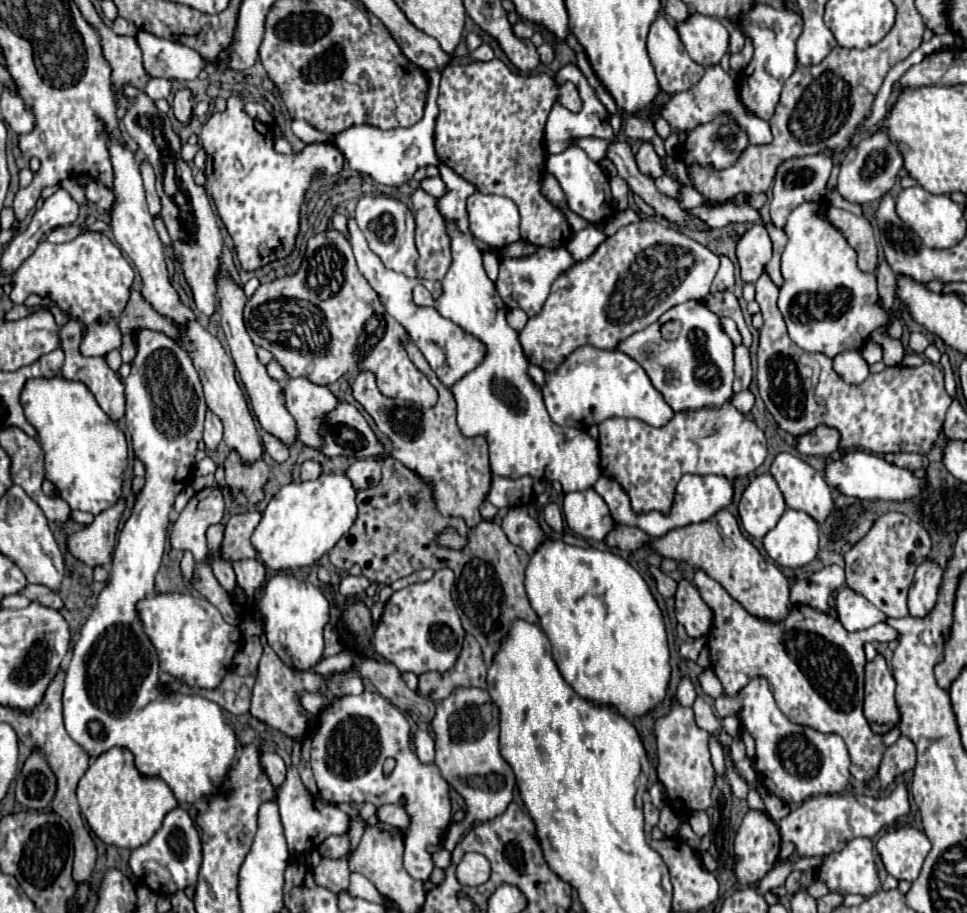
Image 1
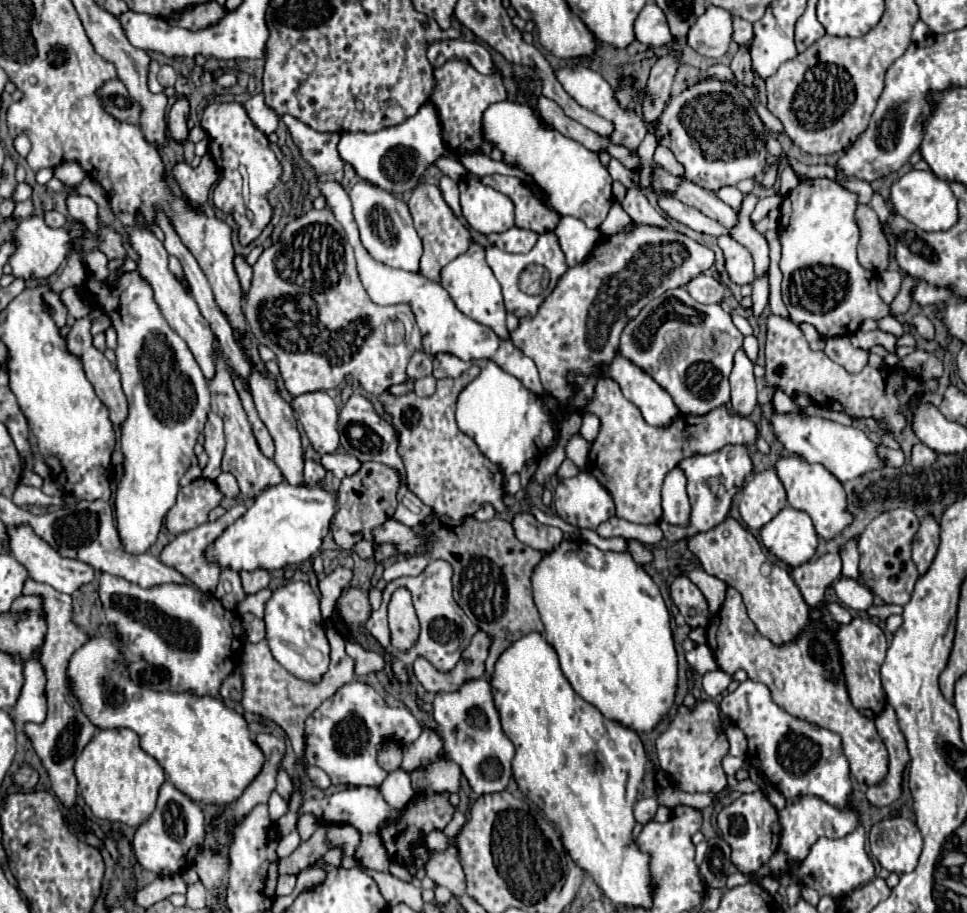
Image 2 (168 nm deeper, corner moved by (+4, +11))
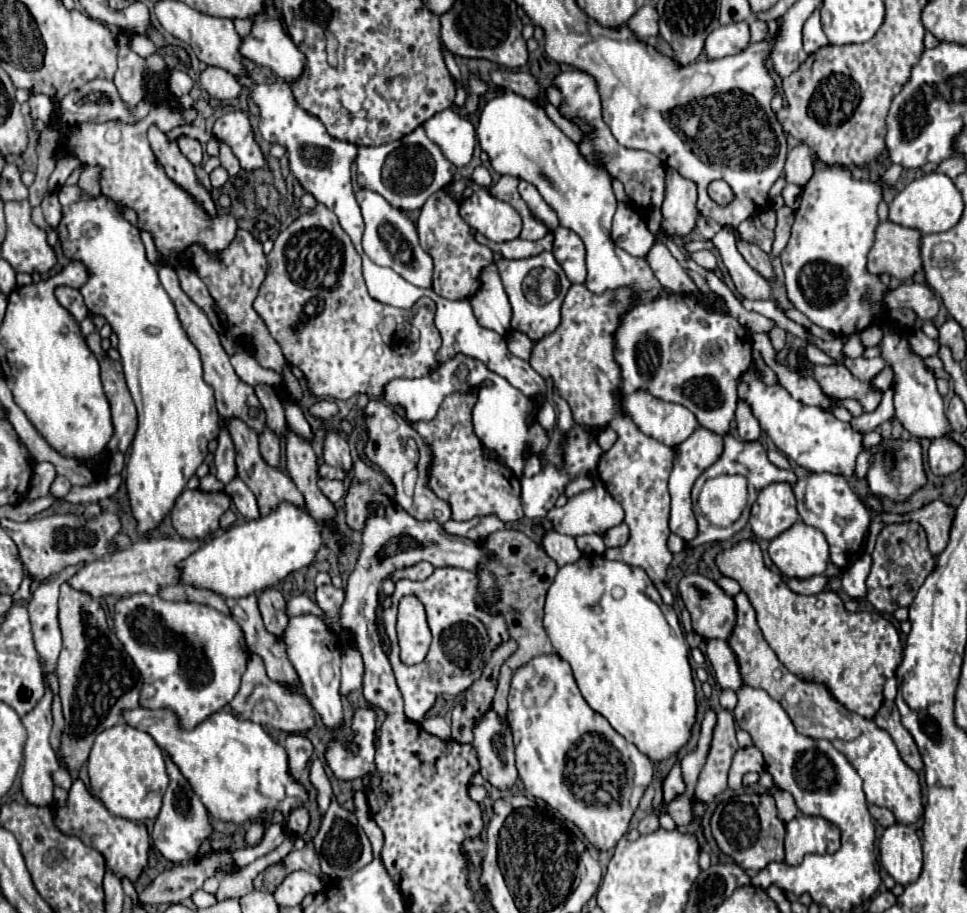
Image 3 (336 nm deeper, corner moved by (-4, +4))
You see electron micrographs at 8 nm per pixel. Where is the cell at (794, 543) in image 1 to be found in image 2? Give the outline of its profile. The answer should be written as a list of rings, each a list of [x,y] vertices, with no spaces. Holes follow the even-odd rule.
[[[790,506],[780,510],[780,514],[760,530],[760,538],[770,554],[792,568],[808,562],[818,544],[810,516]]]

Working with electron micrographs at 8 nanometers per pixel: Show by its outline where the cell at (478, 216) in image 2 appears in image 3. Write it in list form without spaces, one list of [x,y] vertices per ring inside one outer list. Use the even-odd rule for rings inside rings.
[[[478,187],[470,199],[460,203],[462,219],[490,241],[512,241],[522,231],[522,219],[508,203],[492,197],[488,189]]]

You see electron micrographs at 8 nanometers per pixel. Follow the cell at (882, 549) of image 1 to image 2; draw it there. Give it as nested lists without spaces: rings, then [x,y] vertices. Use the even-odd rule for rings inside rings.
[[[896,508],[890,512],[882,512],[878,518],[874,518],[862,536],[858,538],[858,550],[860,550],[860,574],[866,586],[882,598],[886,604],[900,604],[904,606],[914,590],[914,584],[918,580],[916,564],[912,562],[912,538],[918,532],[920,520],[914,512],[906,508]]]

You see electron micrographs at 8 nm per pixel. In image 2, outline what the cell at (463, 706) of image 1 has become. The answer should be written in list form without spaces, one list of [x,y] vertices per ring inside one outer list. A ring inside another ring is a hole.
[[[484,678],[466,682],[458,692],[438,694],[434,700],[434,720],[444,742],[446,758],[462,768],[462,774],[468,778],[474,792],[492,794],[502,792],[508,786],[514,744],[502,732],[498,710],[492,702],[492,690]]]

